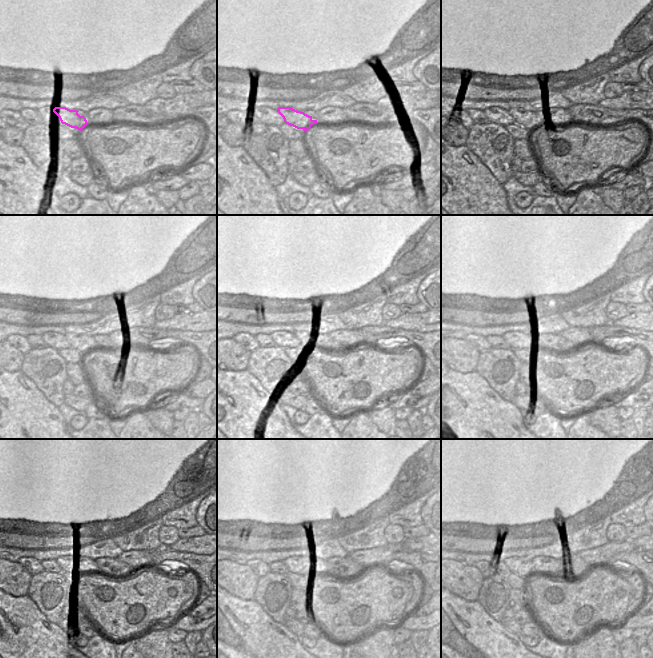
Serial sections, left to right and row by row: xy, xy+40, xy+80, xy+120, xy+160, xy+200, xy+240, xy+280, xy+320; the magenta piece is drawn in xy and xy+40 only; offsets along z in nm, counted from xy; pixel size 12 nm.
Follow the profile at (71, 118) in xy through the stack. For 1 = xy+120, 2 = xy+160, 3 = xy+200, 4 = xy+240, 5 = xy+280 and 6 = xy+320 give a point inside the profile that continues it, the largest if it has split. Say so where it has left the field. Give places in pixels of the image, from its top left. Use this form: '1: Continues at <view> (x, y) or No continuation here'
1: Continues at xy+120 (82, 343)
2: Continues at xy+160 (308, 342)
3: Continues at xy+200 (540, 342)
4: Continues at xy+240 (92, 563)
5: Continues at xy+280 (315, 564)
6: Continues at xy+320 (544, 564)

